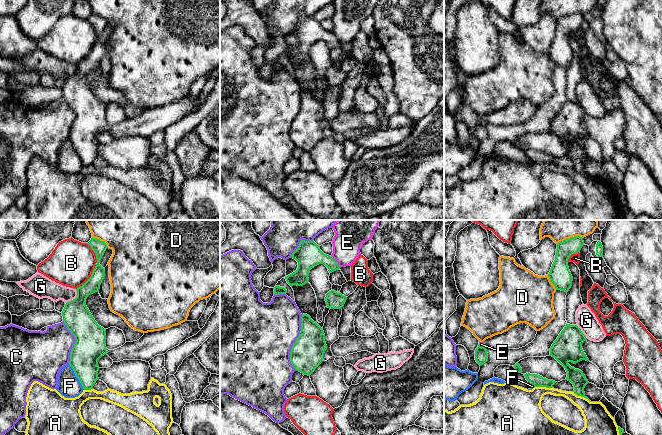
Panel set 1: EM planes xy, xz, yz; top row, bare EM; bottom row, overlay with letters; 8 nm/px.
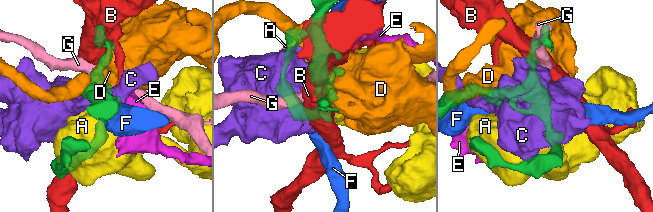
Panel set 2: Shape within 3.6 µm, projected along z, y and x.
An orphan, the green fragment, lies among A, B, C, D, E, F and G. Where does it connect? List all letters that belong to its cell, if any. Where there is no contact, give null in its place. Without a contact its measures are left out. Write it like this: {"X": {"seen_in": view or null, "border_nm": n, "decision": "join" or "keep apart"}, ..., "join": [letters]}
{"A": {"seen_in": "yz", "border_nm": 170, "decision": "keep apart"}, "B": {"seen_in": "xy", "border_nm": 380, "decision": "keep apart"}, "C": {"seen_in": "xz", "border_nm": 460, "decision": "keep apart"}, "D": {"seen_in": "yz", "border_nm": 220, "decision": "keep apart"}, "E": {"seen_in": "xz", "border_nm": 130, "decision": "keep apart"}, "F": {"seen_in": "xy", "border_nm": 240, "decision": "keep apart"}, "G": {"seen_in": "xy", "border_nm": 160, "decision": "keep apart"}, "join": []}

